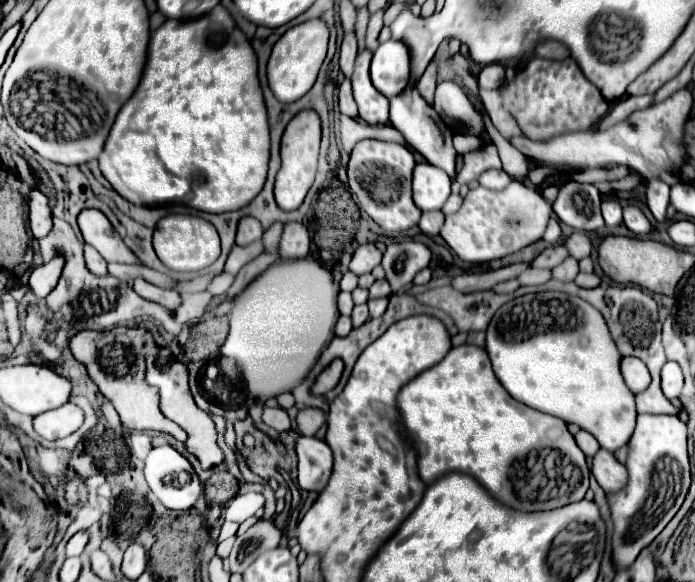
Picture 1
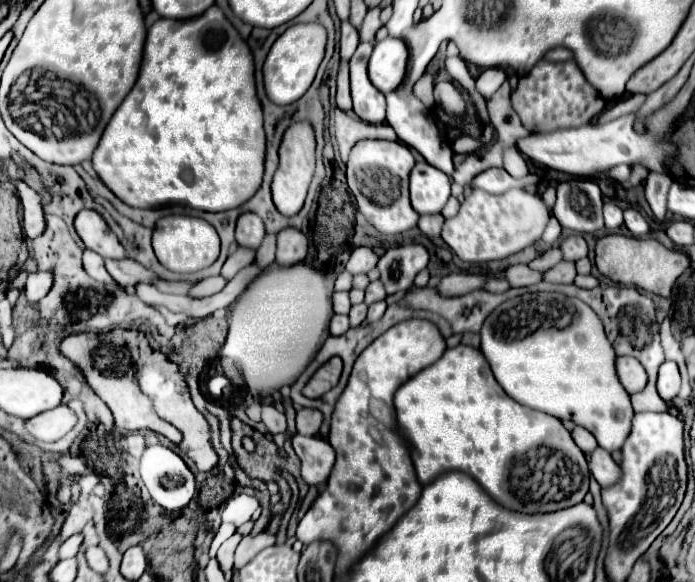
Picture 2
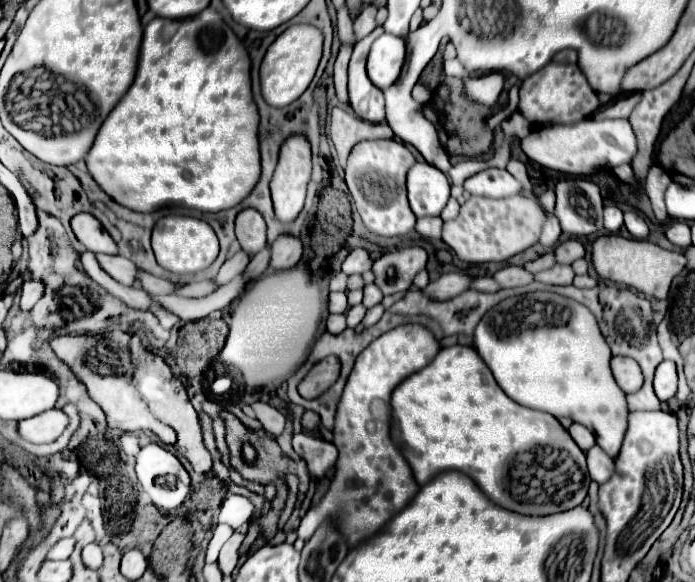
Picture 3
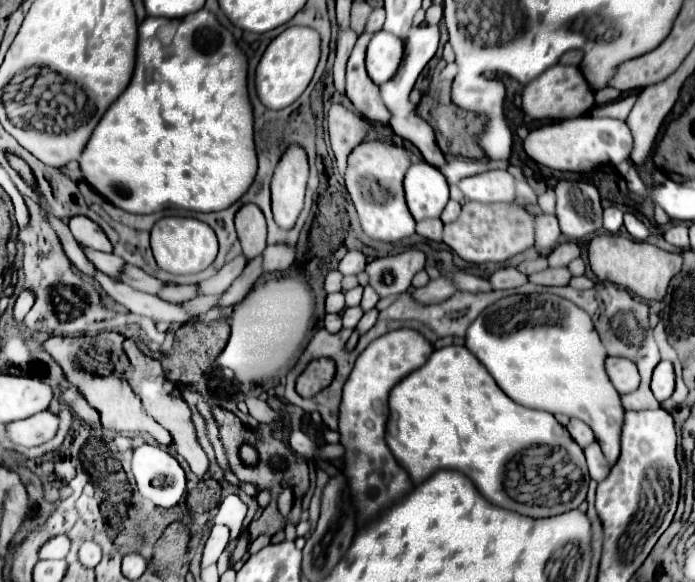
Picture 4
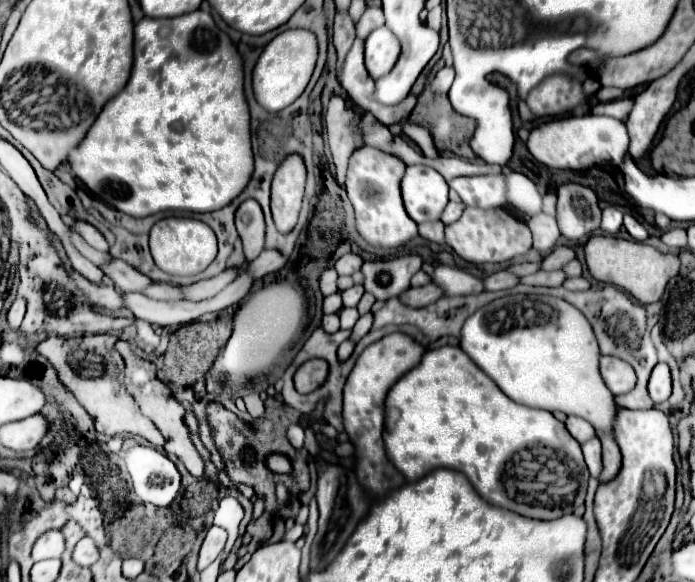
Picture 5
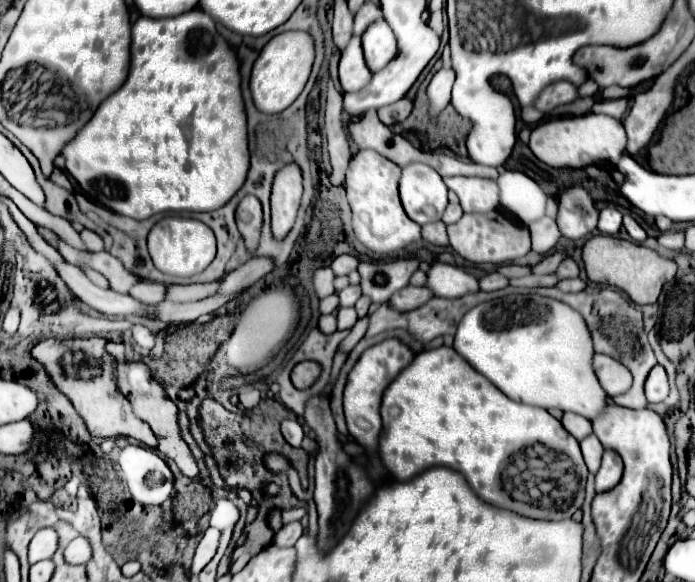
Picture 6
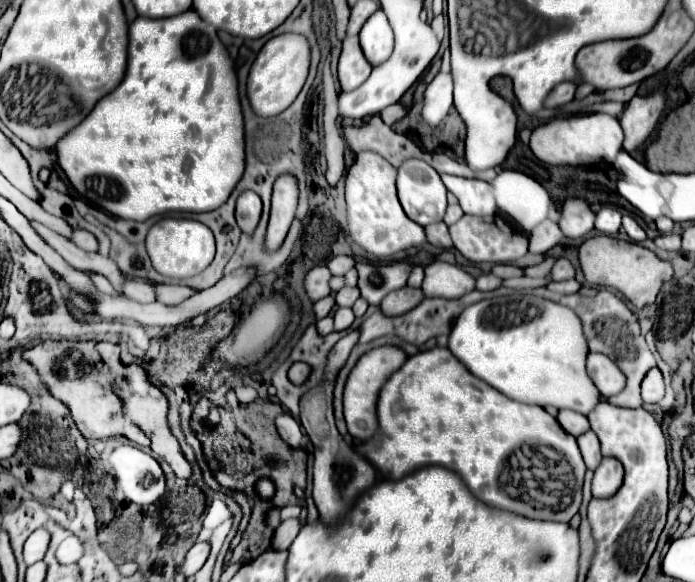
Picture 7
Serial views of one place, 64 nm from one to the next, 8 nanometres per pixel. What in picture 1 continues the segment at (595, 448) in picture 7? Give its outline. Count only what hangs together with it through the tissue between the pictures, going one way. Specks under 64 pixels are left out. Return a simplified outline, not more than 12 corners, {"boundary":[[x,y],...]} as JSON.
{"boundary":[[612,452],[592,458],[592,474],[606,494],[628,484],[628,470]]}

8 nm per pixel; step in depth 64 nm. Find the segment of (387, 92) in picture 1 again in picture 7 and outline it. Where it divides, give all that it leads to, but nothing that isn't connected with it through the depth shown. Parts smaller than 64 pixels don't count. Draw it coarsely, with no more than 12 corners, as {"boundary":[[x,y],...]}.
{"boundary":[[382,10],[360,30],[372,66],[390,58],[394,34]]}

